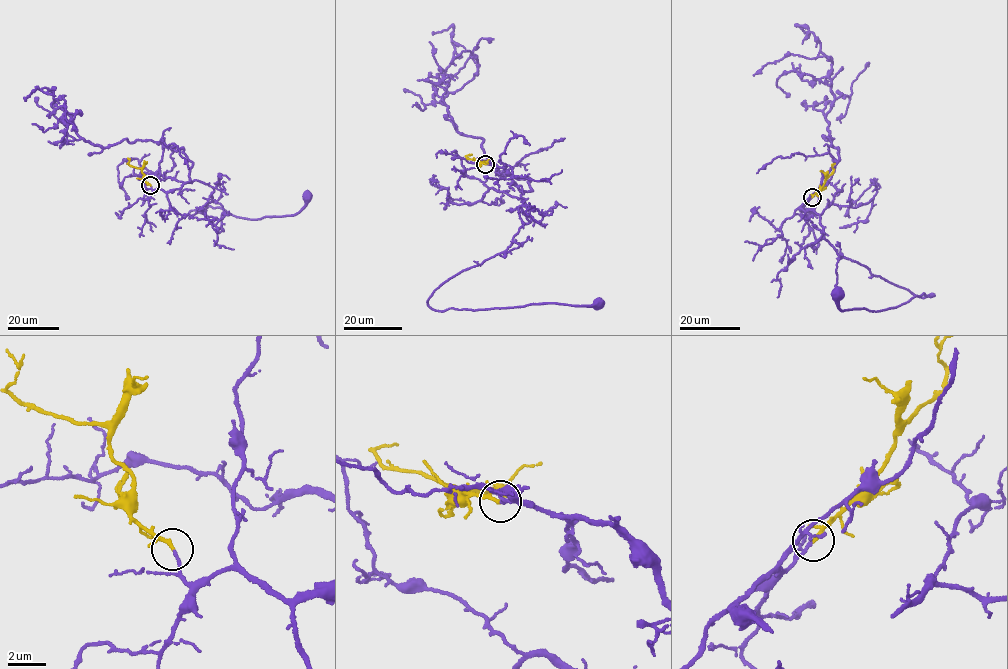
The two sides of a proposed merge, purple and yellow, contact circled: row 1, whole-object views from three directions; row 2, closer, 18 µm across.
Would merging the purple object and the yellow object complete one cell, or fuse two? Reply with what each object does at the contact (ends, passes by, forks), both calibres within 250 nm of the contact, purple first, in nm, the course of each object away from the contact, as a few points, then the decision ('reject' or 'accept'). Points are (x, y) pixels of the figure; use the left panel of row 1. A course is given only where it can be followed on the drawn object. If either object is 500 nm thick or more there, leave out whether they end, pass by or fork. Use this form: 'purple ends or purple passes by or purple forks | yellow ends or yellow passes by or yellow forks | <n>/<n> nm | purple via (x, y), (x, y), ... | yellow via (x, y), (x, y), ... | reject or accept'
purple ends | yellow passes by | 160/130 nm | purple via (150, 185), (213, 188), (189, 218), (209, 206), (293, 216), (307, 198) | yellow via (150, 185), (145, 182), (141, 169), (131, 166), (127, 158) | accept

